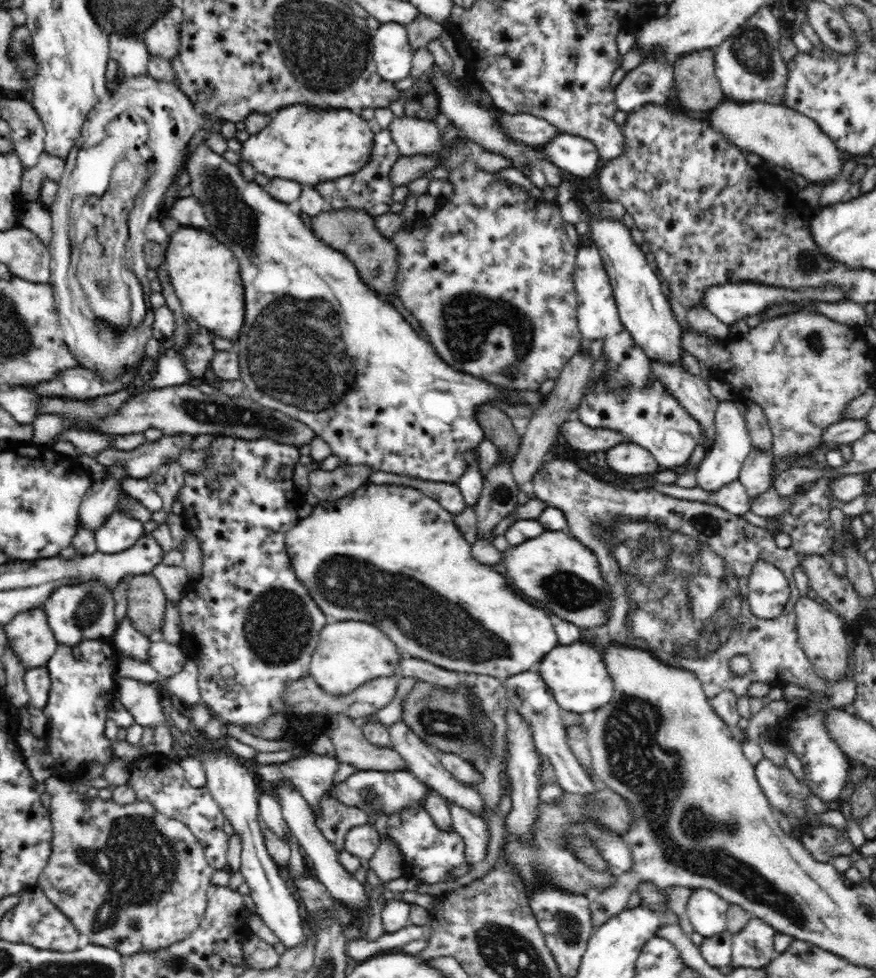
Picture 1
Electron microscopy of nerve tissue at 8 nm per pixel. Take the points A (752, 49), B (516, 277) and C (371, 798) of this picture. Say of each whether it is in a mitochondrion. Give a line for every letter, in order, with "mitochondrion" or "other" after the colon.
A: mitochondrion
B: other
C: mitochondrion

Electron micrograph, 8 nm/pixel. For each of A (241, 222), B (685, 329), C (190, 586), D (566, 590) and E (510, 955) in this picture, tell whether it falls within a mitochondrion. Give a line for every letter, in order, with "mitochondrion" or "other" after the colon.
A: mitochondrion
B: other
C: other
D: mitochondrion
E: mitochondrion

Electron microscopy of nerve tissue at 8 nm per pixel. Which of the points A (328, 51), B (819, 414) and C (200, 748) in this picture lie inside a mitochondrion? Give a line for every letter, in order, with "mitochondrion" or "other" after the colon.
A: mitochondrion
B: other
C: other

